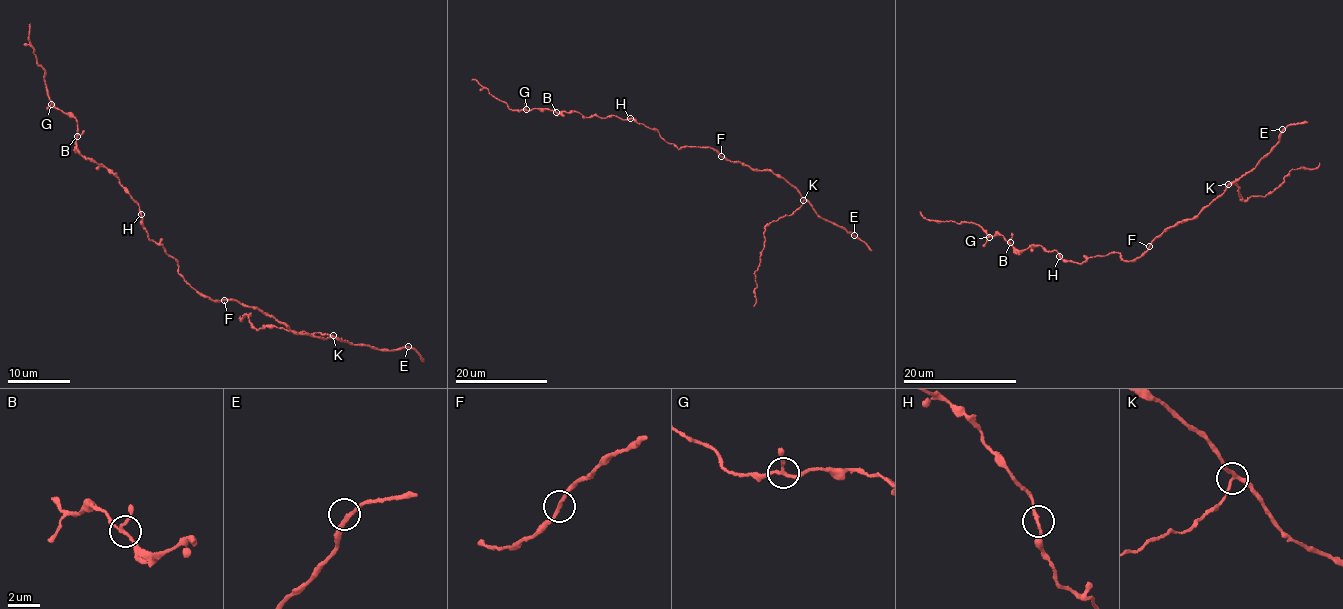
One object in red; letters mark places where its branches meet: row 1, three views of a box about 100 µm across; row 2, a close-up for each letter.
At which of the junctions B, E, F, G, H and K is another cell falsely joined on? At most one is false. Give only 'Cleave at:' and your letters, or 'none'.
Cleave at: K

